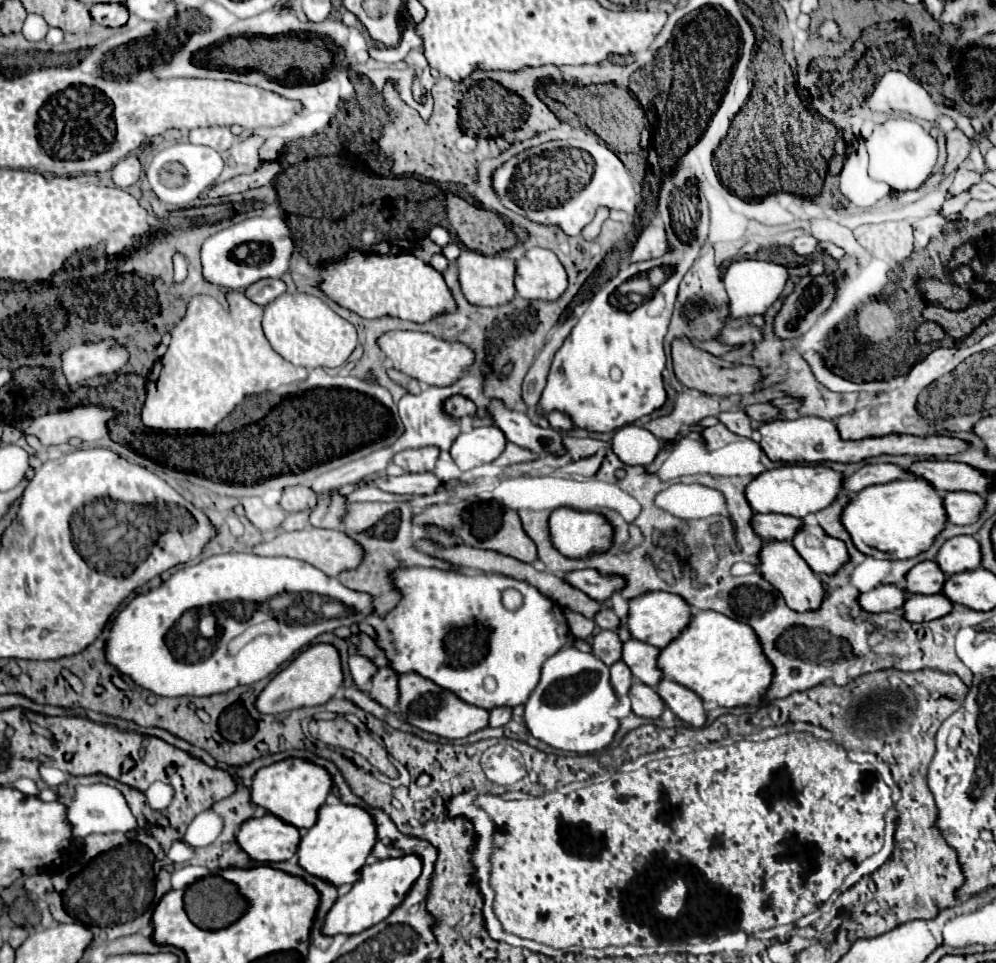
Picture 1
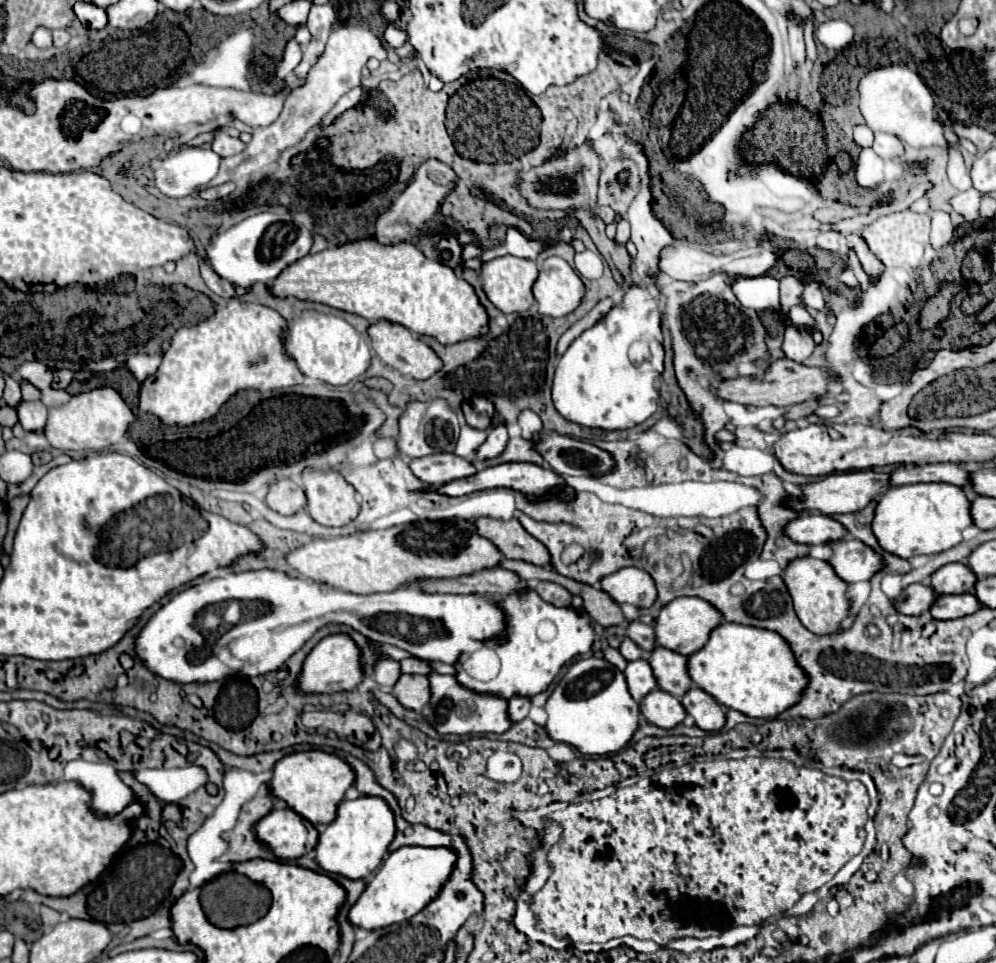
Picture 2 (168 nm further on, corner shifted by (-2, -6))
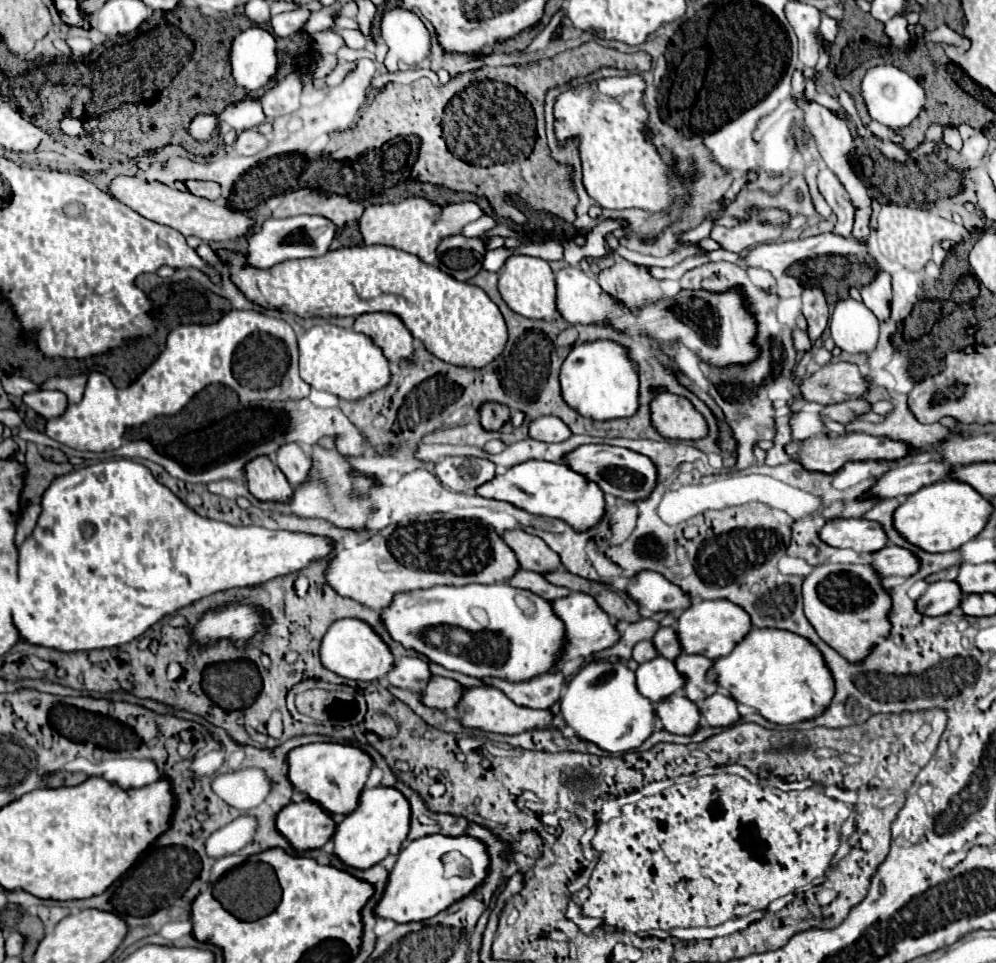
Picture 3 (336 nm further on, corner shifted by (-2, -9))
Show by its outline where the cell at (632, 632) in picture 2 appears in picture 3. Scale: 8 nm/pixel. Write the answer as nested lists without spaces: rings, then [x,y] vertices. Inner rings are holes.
[[[658,628],[652,638],[652,644],[658,654],[668,660],[674,660],[674,656],[682,654],[682,650],[678,648],[678,638],[674,636],[674,628]]]

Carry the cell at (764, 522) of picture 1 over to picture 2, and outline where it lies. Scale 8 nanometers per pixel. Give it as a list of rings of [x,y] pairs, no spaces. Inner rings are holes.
[[[806,513],[804,517],[790,521],[784,529],[792,541],[806,545],[840,541],[842,537],[848,535],[848,529],[842,523],[824,513]]]

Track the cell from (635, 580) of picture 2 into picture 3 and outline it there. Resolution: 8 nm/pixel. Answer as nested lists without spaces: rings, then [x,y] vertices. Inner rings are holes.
[[[642,570],[632,578],[632,584],[626,586],[626,594],[642,608],[652,612],[674,612],[690,606],[690,596],[670,584],[662,574],[652,570]]]

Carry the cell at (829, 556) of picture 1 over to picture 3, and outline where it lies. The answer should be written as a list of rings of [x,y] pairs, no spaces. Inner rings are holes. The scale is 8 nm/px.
[[[884,546],[882,550],[868,554],[866,562],[878,576],[904,576],[904,578],[912,576],[920,566],[918,558],[910,550],[898,546]]]

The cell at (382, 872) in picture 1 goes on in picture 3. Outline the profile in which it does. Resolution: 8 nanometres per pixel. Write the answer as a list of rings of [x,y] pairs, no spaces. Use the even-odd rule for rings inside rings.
[[[434,834],[434,836],[424,836],[418,840],[408,842],[400,854],[398,860],[390,872],[384,896],[380,898],[380,902],[374,908],[374,914],[378,918],[386,918],[386,920],[394,920],[394,922],[418,922],[418,920],[426,920],[436,916],[438,912],[446,910],[450,904],[454,904],[456,900],[468,896],[486,876],[488,870],[488,856],[484,850],[484,844],[470,838],[470,836],[442,836],[442,834]],[[448,852],[460,852],[466,860],[468,860],[468,874],[466,876],[444,876],[444,854]]]

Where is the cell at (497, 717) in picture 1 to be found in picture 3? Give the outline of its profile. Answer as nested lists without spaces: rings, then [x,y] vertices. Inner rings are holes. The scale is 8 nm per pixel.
[[[562,672],[554,674],[540,674],[526,682],[508,682],[502,678],[484,677],[481,679],[487,685],[500,688],[514,704],[534,710],[550,708],[562,694]]]

